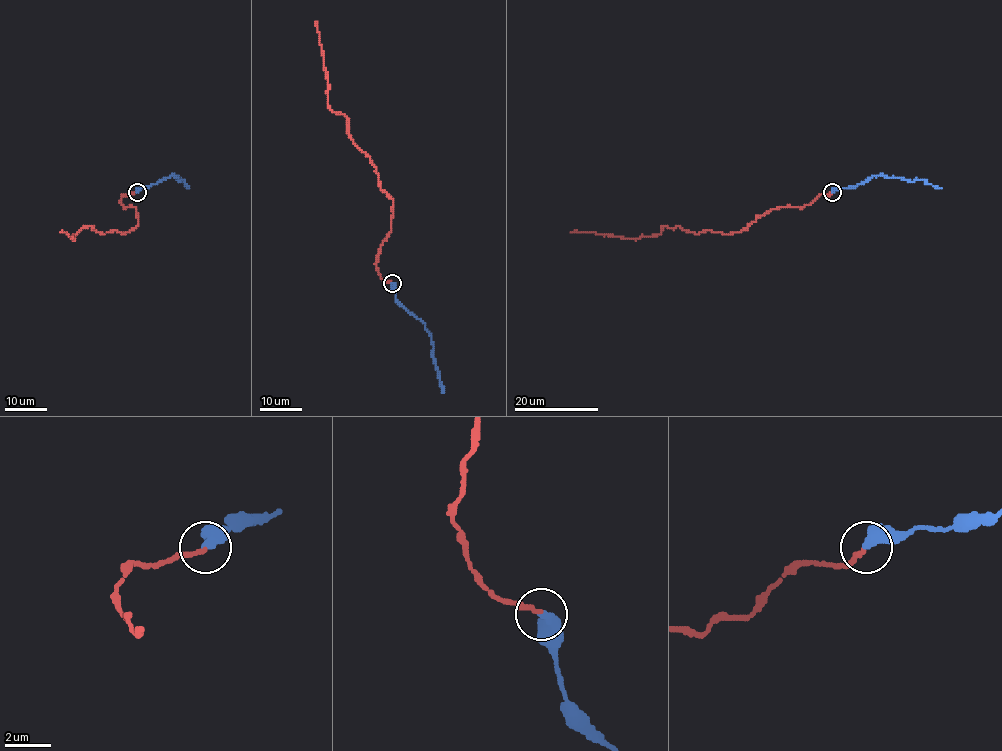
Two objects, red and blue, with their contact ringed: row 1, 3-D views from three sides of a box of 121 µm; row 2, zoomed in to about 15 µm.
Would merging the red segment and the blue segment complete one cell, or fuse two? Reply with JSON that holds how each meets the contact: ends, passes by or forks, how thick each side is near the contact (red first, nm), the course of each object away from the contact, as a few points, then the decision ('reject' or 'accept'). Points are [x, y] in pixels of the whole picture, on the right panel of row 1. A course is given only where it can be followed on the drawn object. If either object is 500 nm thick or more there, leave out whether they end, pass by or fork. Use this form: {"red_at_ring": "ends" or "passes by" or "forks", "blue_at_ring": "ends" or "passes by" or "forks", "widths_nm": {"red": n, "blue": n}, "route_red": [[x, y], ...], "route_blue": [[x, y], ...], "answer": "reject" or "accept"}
{"red_at_ring": "ends", "blue_at_ring": "ends", "widths_nm": {"red": 220, "blue": 440}, "route_red": [[831, 191], [798, 207], [772, 208], [738, 233], [695, 234], [666, 226], [660, 234], [636, 239], [570, 233]], "route_blue": [[832, 191], [855, 187], [881, 174], [911, 181], [925, 180], [942, 188]], "answer": "accept"}

